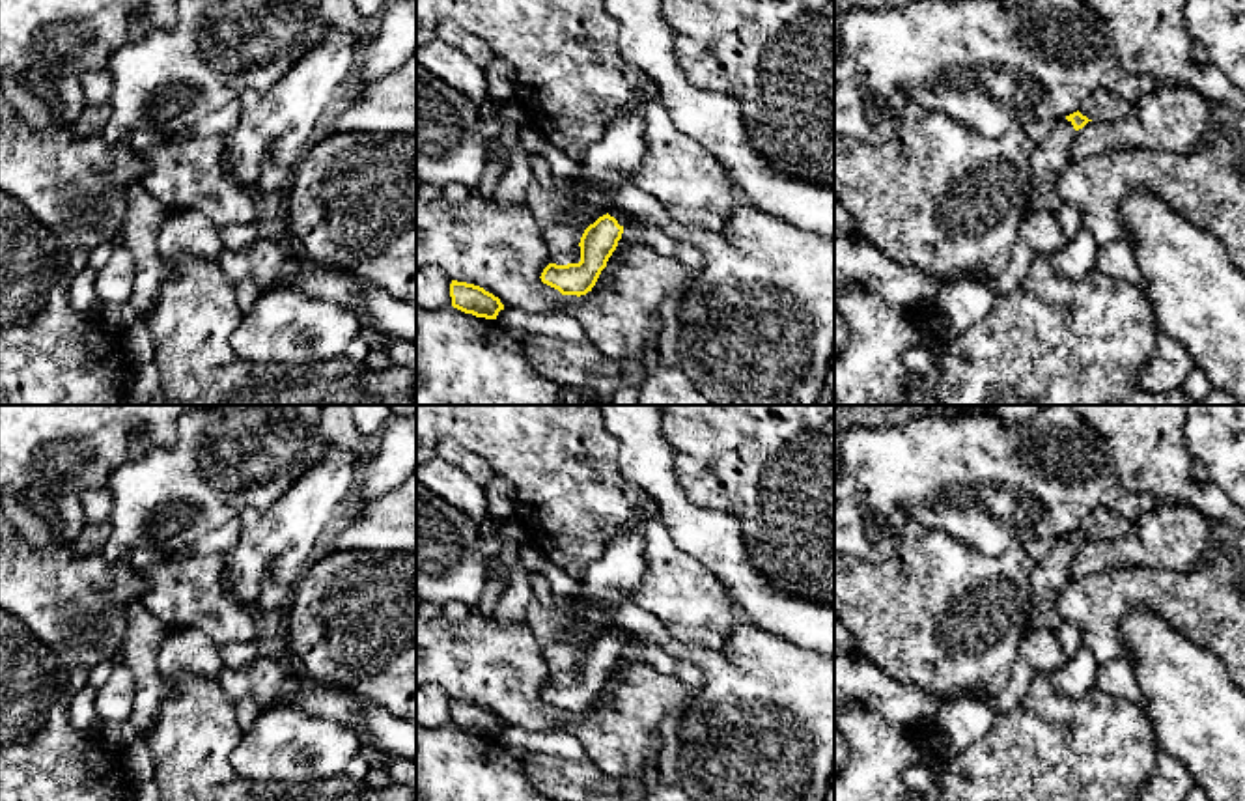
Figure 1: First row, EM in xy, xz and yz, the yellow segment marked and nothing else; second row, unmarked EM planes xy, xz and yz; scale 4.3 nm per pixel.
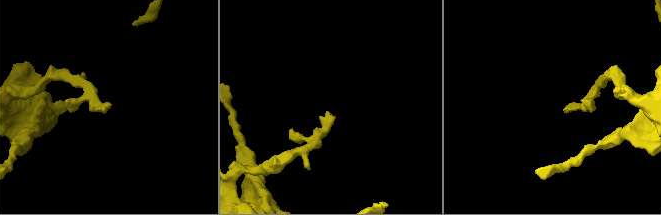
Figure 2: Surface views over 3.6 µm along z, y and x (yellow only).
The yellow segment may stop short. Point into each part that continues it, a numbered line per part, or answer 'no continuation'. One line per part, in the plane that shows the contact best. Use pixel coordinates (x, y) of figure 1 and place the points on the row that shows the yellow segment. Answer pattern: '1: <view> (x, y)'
1: xz (616, 211)

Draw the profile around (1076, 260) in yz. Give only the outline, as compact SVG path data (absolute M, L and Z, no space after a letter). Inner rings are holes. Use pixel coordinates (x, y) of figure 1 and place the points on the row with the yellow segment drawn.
M1083 226L1073 233L1066 245L1053 254L1051 267L1060 278L1079 282L1096 271L1098 243L1092 233Z

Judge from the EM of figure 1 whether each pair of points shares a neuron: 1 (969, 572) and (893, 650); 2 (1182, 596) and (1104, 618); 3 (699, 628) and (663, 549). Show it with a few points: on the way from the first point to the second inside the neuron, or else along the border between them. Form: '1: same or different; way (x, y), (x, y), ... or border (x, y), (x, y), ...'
1: same; way (949, 592), (913, 630)
2: same; way (1163, 594), (1128, 594), (1122, 600)
3: same; way (697, 609), (676, 587), (669, 568)

